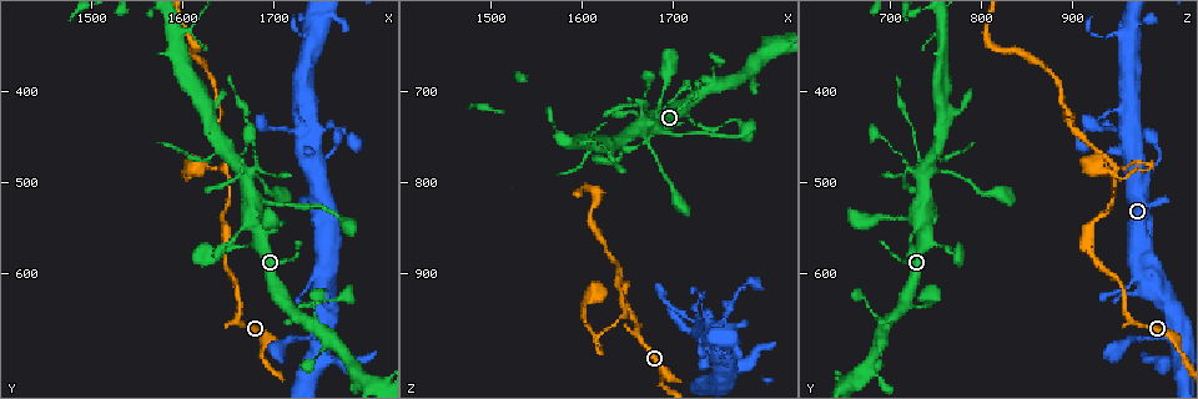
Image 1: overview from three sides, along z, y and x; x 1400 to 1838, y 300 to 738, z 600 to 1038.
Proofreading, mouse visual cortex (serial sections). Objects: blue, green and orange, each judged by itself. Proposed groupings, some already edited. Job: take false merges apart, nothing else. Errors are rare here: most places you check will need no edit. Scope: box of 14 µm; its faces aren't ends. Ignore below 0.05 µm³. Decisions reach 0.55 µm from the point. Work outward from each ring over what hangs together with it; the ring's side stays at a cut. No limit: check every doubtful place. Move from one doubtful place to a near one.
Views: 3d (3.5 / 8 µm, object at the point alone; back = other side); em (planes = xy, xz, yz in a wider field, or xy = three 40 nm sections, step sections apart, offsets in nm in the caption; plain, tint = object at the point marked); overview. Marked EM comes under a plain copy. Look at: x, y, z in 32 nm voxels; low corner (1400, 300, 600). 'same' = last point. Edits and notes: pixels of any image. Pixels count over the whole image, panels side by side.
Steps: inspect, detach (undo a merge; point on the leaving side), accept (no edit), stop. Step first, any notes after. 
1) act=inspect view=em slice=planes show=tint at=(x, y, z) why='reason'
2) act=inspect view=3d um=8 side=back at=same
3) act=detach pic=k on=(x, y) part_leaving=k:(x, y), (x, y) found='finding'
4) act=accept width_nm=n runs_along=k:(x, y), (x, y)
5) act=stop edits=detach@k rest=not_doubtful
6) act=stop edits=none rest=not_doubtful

act=inspect view=em slice=xy step=1 show=tint at=(1645, 490, 945) why='sharp bend'

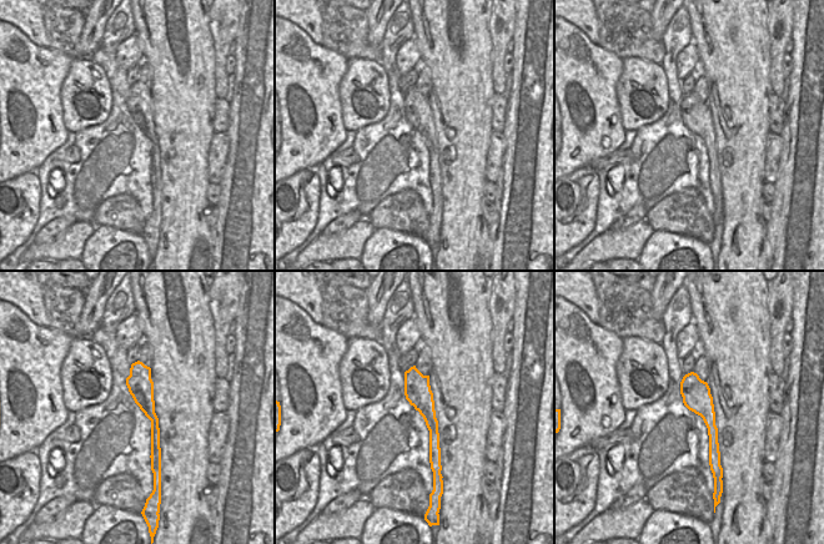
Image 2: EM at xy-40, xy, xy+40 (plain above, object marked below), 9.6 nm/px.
act=inspect view=3d um=3.5 at=same

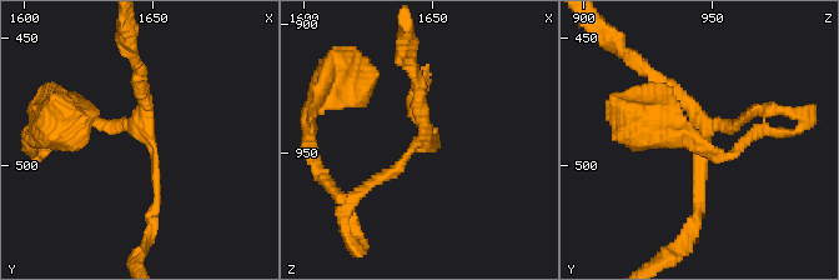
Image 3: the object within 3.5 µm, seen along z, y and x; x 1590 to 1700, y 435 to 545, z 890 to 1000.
act=accept runs_along=2:(137, 364), (154, 418), (155, 461) found='one cell here'

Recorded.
act=inspect view=3d um=8 at=(1615, 480, 970) why='abrupt turn'

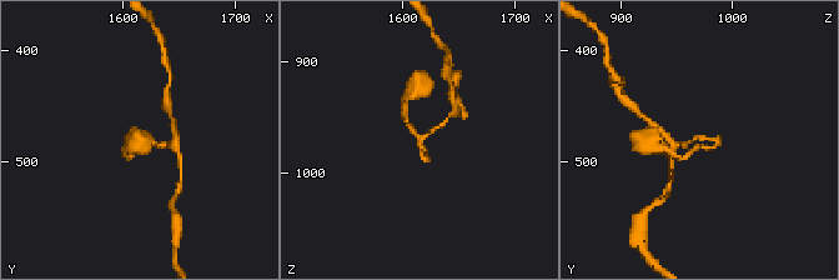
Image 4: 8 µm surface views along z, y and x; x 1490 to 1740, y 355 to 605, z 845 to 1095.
act=inspect view=3d um=3.5 at=(1616, 482, 970)

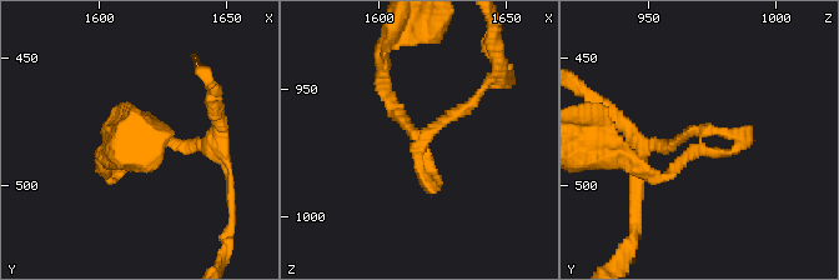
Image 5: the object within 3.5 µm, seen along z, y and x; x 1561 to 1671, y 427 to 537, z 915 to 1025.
act=inspect view=em slice=xy step=3 show=tint at=(1616, 484, 971)

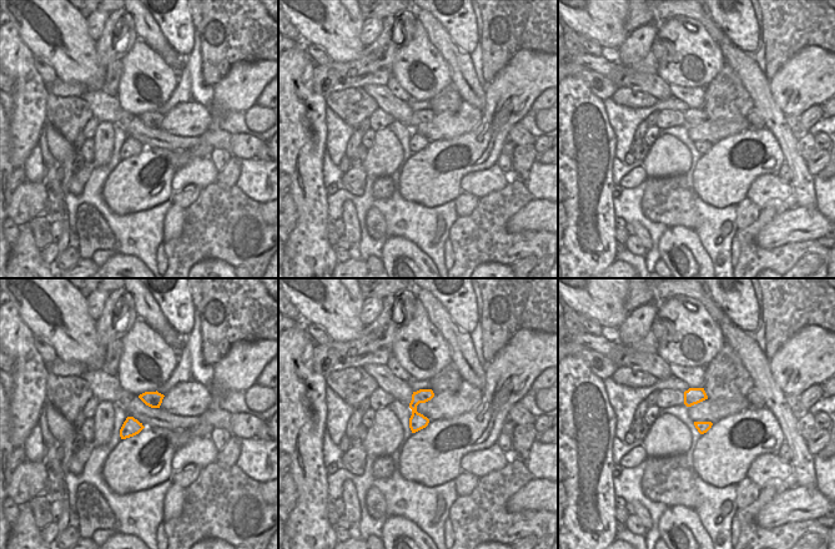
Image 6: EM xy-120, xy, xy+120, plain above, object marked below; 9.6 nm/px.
act=accept found='one cell here'

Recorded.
act=inspect view=em slice=xy step=1 show=tint at=(1680, 465, 730) why='narrows sharply'

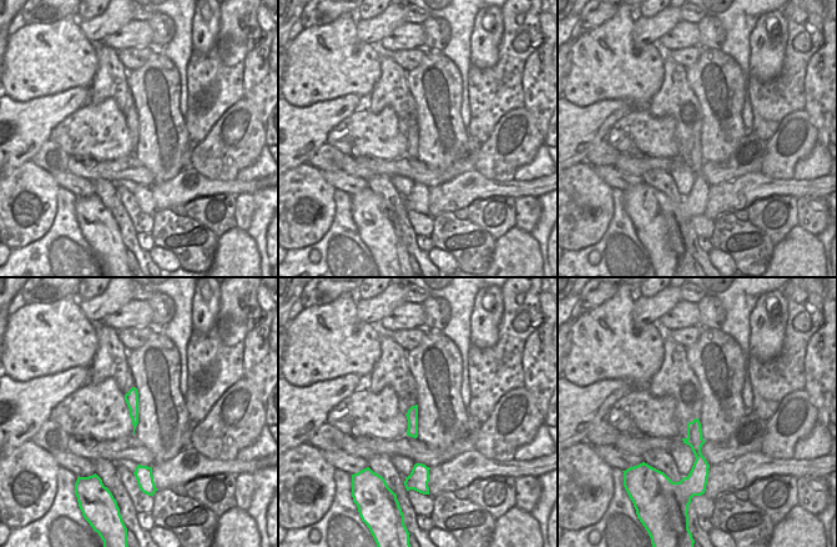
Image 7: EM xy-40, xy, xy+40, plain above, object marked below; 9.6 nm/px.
act=inspect view=3d um=3.5 side=back at=same why='see where the arms go'

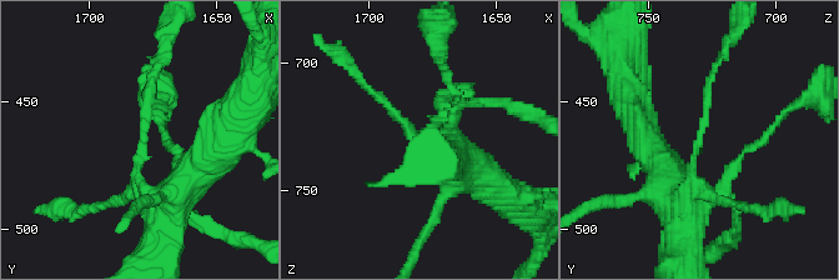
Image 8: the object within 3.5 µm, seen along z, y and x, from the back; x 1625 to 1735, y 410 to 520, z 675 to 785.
act=accept runs_along=8:(681, 210), (707, 84), (723, 56) found='all the same cell'

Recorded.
act=stop edits=none rest=not_doubtful

